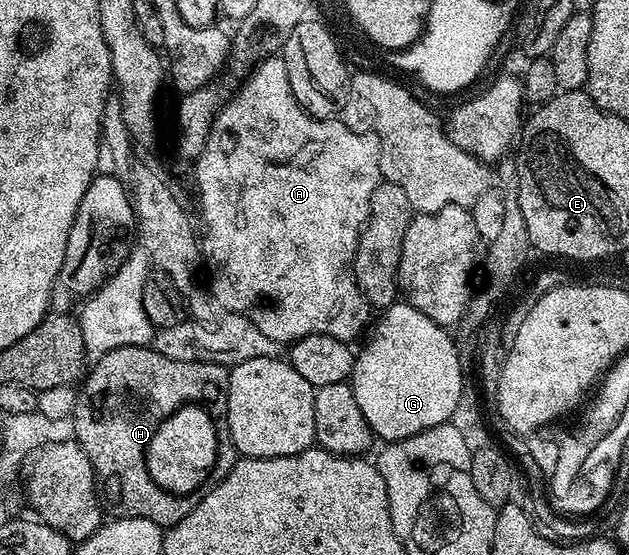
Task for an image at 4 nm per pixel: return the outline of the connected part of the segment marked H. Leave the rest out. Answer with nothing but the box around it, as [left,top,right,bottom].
[73,346,229,528]

